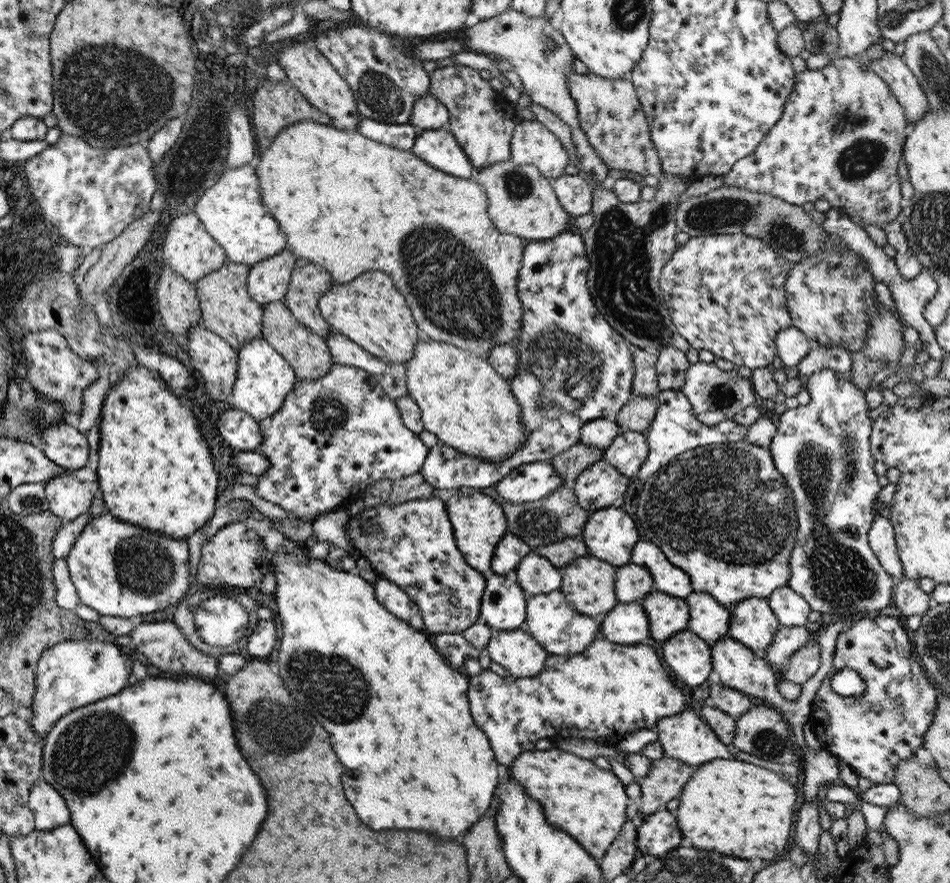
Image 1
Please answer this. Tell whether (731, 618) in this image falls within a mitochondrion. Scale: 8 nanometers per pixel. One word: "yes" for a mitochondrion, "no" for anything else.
no

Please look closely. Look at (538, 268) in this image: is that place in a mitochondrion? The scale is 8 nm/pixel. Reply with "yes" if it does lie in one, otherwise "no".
no

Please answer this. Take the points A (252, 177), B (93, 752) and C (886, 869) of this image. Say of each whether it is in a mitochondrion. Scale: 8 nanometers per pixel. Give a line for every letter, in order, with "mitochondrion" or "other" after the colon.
A: other
B: mitochondrion
C: other

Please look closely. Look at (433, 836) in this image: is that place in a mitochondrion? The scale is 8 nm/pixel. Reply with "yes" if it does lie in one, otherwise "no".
no

